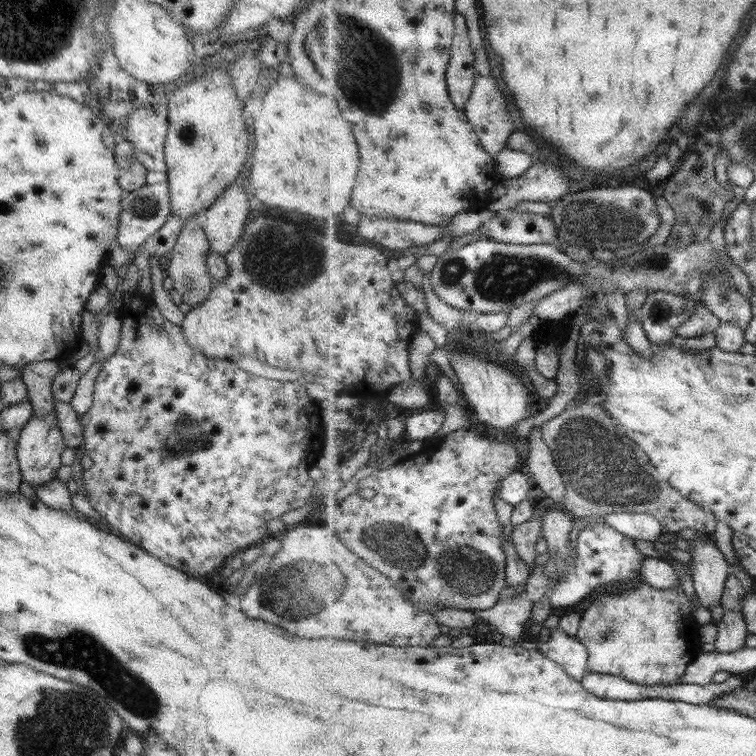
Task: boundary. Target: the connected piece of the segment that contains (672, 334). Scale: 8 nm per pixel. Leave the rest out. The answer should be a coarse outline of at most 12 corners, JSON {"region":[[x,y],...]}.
{"region":[[658,291],[642,307],[653,343],[681,341],[678,330],[704,300]]}

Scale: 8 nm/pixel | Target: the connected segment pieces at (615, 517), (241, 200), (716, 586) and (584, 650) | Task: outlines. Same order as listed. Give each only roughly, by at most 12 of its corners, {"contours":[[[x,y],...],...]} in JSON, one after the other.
{"contours":[[[615,512],[604,522],[634,539],[656,542],[664,525],[648,513]],[[241,184],[206,209],[204,230],[222,256],[238,242],[250,208]],[[713,535],[690,543],[692,577],[708,609],[723,605],[732,574]],[[561,626],[536,647],[579,681],[589,648]]]}

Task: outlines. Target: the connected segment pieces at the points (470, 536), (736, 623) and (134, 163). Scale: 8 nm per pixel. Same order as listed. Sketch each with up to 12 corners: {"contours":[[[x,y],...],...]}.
{"contours":[[[472,429],[375,471],[322,527],[419,609],[507,588],[496,496],[524,468]],[[727,609],[715,642],[721,653],[746,647],[742,611]],[[120,137],[114,150],[124,193],[144,186],[149,170]]]}

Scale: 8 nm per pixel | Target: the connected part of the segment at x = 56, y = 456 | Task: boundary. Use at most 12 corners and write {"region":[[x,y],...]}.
{"region":[[57,413],[33,415],[16,458],[35,486],[56,477],[64,444]]}

